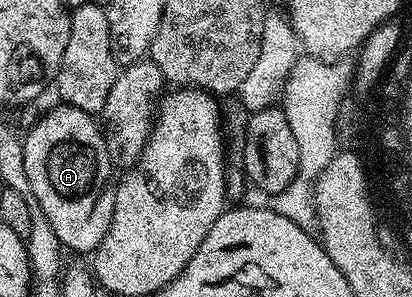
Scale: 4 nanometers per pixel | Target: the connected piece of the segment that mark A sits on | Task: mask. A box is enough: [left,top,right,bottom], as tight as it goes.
[23,104,115,254]

